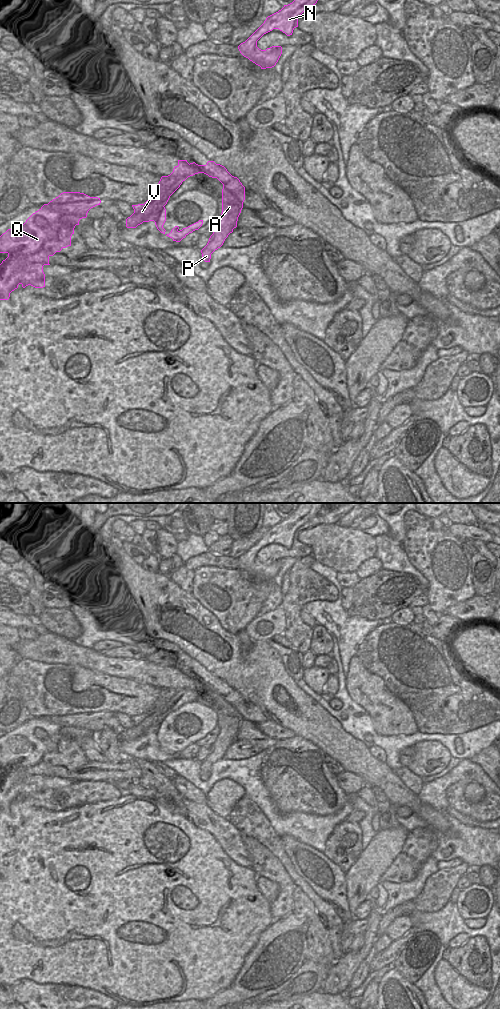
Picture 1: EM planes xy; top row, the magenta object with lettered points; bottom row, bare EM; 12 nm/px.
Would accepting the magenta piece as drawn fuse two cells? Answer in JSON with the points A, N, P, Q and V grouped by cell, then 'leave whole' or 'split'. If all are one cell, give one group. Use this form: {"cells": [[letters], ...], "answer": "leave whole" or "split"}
{"cells": [["A", "P", "V"], ["N", "Q"]], "answer": "split"}

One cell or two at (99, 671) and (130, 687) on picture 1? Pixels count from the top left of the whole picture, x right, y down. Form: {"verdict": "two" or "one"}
{"verdict": "one"}

